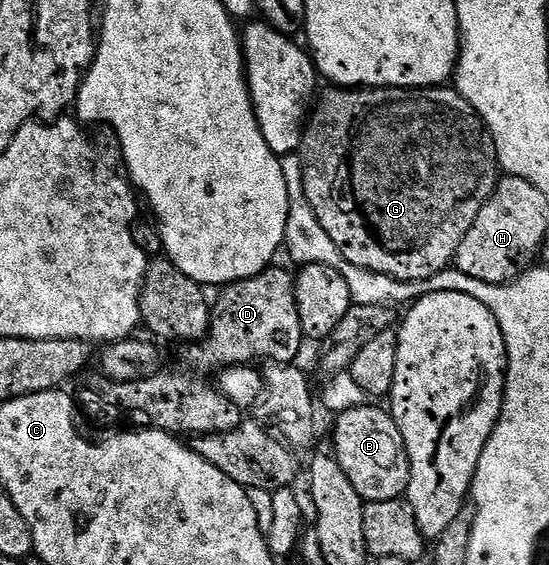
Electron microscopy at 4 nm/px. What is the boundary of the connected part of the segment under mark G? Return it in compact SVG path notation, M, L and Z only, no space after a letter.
M329 86L329 89L327 89L325 93L323 92L324 91L316 97L315 103L312 105L311 111L308 113L305 130L301 133L299 155L301 158L301 177L303 178L305 197L311 206L311 210L315 214L315 218L319 218L319 226L323 226L323 230L327 230L327 238L331 238L331 242L335 242L339 254L343 254L343 258L347 262L351 262L351 266L359 266L363 270L374 272L375 274L387 274L396 280L426 280L435 274L439 274L444 270L444 268L450 267L450 265L452 265L457 259L459 242L463 242L467 230L471 230L475 218L479 216L479 210L483 210L487 198L495 190L495 186L499 179L497 151L493 145L491 134L487 129L485 129L485 123L478 118L477 112L474 108L470 106L470 104L468 104L456 90L449 86L438 86L435 88L342 88L340 86Z

